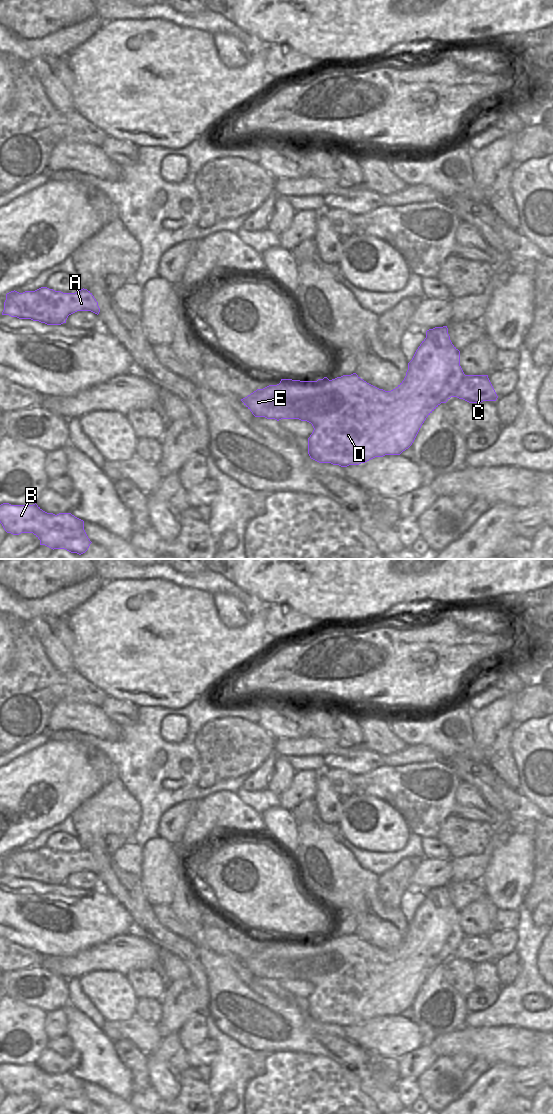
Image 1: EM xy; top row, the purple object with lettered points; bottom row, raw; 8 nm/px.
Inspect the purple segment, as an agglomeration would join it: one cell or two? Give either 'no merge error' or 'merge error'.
merge error

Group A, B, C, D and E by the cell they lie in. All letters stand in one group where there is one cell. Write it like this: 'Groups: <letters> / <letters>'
Groups: A B D E / C.

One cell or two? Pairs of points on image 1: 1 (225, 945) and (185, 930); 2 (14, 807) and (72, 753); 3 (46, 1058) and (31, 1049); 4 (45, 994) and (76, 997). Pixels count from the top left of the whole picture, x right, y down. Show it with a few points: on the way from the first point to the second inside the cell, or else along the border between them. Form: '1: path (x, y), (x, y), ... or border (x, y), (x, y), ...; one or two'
1: path (215, 939), (195, 934); one
2: path (28, 795), (58, 767); one
3: border (45, 1048), (35, 1062); two
4: border (67, 979), (68, 1002); two

